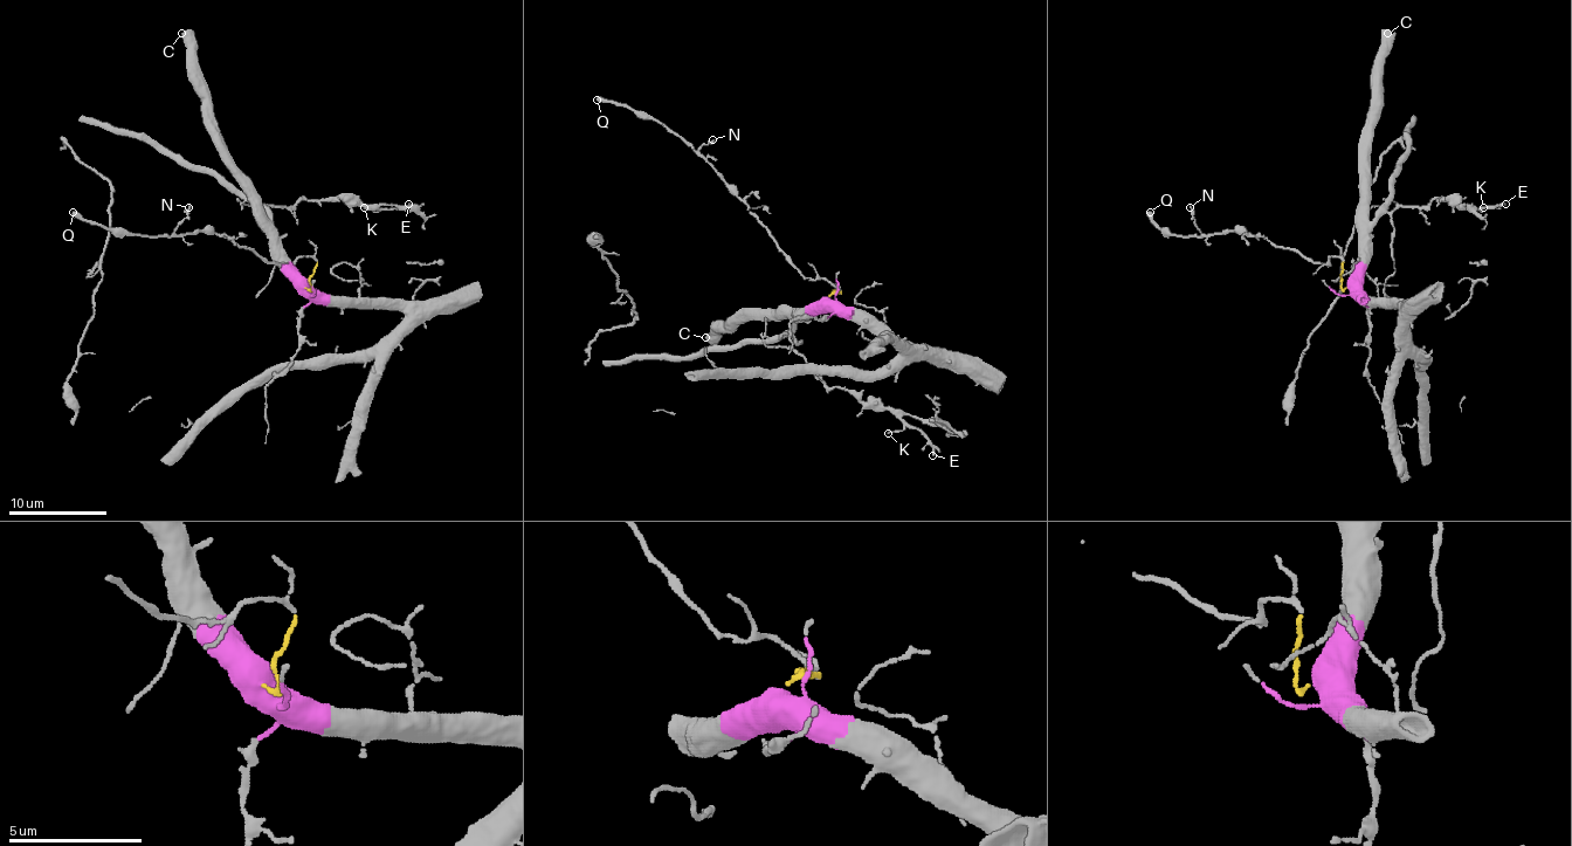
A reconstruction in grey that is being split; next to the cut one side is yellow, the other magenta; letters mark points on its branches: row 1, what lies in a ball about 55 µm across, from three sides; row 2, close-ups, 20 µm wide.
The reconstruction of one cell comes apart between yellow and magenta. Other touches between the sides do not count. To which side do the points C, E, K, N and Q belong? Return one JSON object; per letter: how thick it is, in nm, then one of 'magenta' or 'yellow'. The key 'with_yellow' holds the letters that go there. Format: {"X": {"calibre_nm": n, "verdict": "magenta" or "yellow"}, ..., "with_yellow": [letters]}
{"C": {"calibre_nm": 550, "verdict": "magenta"}, "E": {"calibre_nm": 100, "verdict": "magenta"}, "K": {"calibre_nm": 100, "verdict": "magenta"}, "N": {"calibre_nm": 150, "verdict": "yellow"}, "Q": {"calibre_nm": 380, "verdict": "yellow"}, "with_yellow": ["N", "Q"]}

